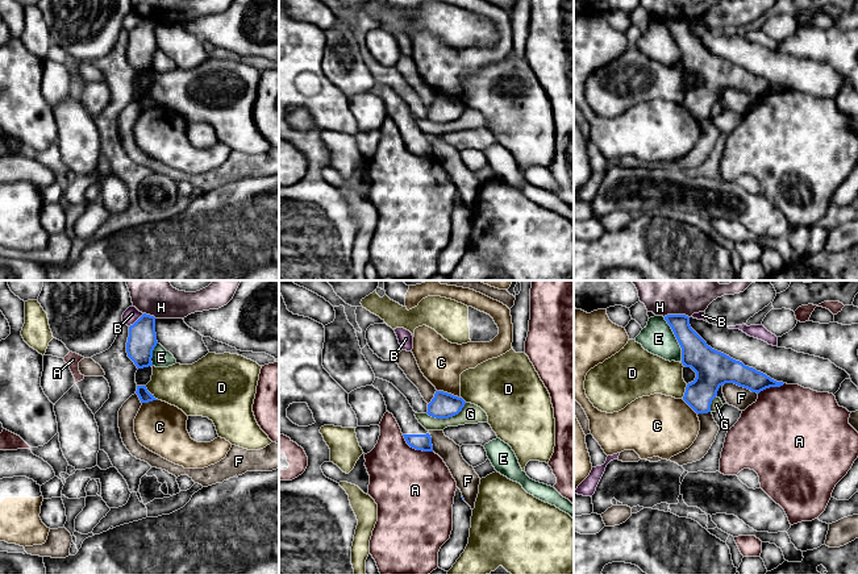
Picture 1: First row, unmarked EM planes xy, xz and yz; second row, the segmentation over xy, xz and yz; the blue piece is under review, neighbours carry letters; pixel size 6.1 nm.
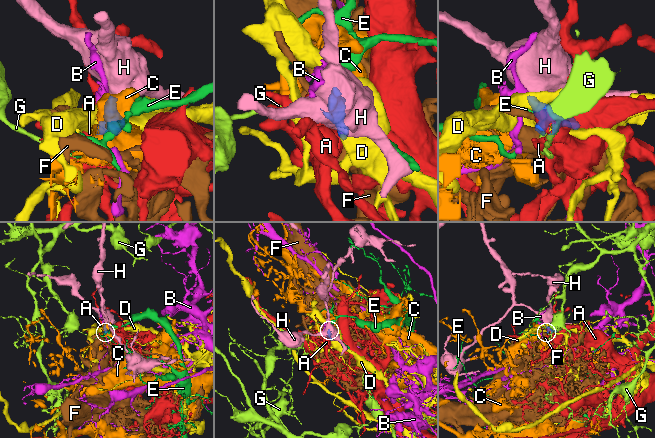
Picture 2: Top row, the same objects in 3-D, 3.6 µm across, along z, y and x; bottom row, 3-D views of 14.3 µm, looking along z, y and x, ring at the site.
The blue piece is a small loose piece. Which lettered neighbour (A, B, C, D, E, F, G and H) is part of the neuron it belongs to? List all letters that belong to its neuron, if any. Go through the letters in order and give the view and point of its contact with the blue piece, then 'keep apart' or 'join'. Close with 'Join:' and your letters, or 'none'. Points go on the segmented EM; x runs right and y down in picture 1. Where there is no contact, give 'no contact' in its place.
A: meets blue in xz at (416, 449); keep apart
B: meets blue in xy at (137, 320); keep apart
C: meets blue in xz at (449, 394); keep apart
D: meets blue in xy at (150, 394); keep apart
E: meets blue in yz at (677, 339); keep apart
F: meets blue in yz at (741, 386); keep apart
G: meets blue in xz at (446, 417); keep apart
H: meets blue in yz at (677, 315); keep apart
Join: none

